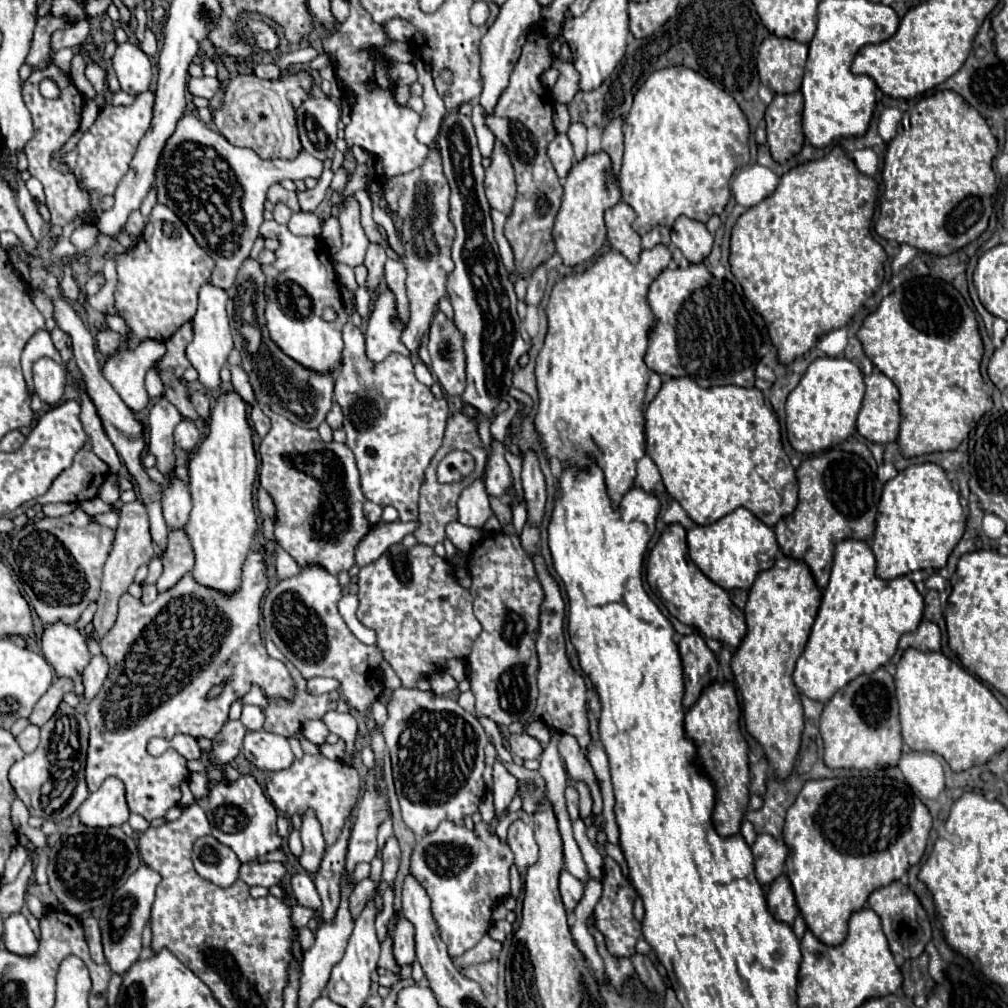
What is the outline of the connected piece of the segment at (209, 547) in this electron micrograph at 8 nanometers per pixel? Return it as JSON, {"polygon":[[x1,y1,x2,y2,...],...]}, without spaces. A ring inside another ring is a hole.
{"polygon":[[237,390,221,392,211,410,209,432,189,460,189,492,193,498,193,510,185,530,195,552,193,576,203,586,221,592,233,592,239,586,241,564,257,530,253,506,255,478,257,456,247,422,247,404]]}

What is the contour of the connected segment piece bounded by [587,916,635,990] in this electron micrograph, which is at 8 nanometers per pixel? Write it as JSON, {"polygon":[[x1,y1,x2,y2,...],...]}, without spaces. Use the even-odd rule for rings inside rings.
{"polygon":[[589,916,589,920,587,920,587,928,589,928,589,932,593,934,593,938,595,938,595,942,597,942,597,952,599,952,601,958,603,958,607,978,613,982,613,986,617,986,617,990,621,990,625,978,629,978,631,974,635,974,631,960,629,960,629,958,613,956,613,954,607,950,605,936,597,930,597,926,595,926,595,922,593,922,593,916]]}

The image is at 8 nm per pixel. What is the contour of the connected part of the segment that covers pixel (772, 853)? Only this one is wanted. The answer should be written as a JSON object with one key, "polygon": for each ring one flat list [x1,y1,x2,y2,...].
{"polygon":[[759,834,755,844,751,846,753,858,755,858,755,872,761,886,769,886,773,880,777,880,783,874,787,852,785,844,775,840,769,834]]}

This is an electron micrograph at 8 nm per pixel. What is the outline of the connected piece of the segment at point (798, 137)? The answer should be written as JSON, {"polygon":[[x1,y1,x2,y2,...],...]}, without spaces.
{"polygon":[[801,92,777,94,767,106,767,144,775,162,783,164,801,152,803,146,803,98]]}

